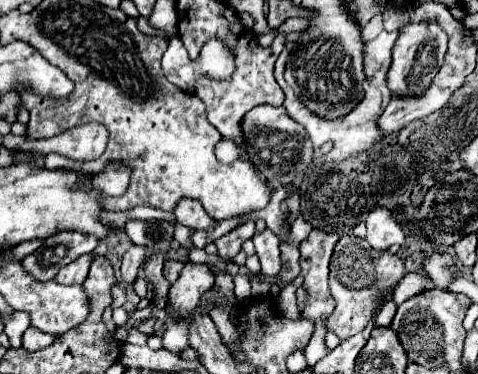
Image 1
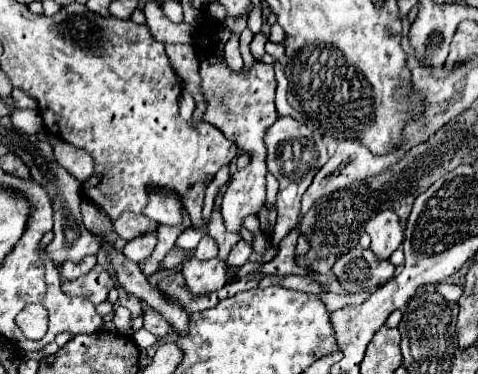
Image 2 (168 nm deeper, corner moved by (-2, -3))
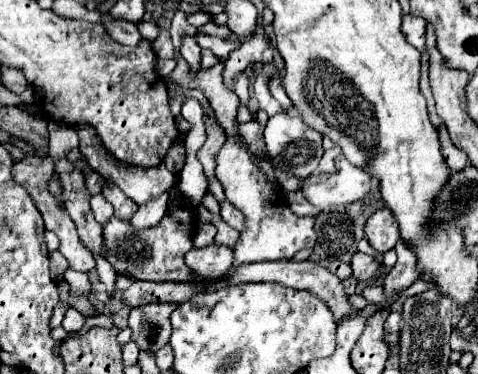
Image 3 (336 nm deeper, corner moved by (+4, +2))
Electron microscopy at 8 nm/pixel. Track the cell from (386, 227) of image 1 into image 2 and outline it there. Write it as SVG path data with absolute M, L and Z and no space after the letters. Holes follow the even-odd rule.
M392 210L378 212L374 218L370 218L366 224L366 232L372 238L372 246L370 246L372 252L382 260L388 260L390 254L404 240L400 220L398 220L396 212L392 212Z

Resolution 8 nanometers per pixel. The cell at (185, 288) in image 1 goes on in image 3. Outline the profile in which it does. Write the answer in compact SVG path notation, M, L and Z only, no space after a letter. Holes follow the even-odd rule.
M208 245L202 249L190 249L186 253L186 263L194 275L202 279L214 279L226 275L234 263L234 253L226 245Z

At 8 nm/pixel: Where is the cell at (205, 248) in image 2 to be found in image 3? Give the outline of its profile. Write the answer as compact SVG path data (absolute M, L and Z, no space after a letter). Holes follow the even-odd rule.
M202 223L196 237L194 237L194 247L206 247L214 241L216 235L216 227L212 223Z

